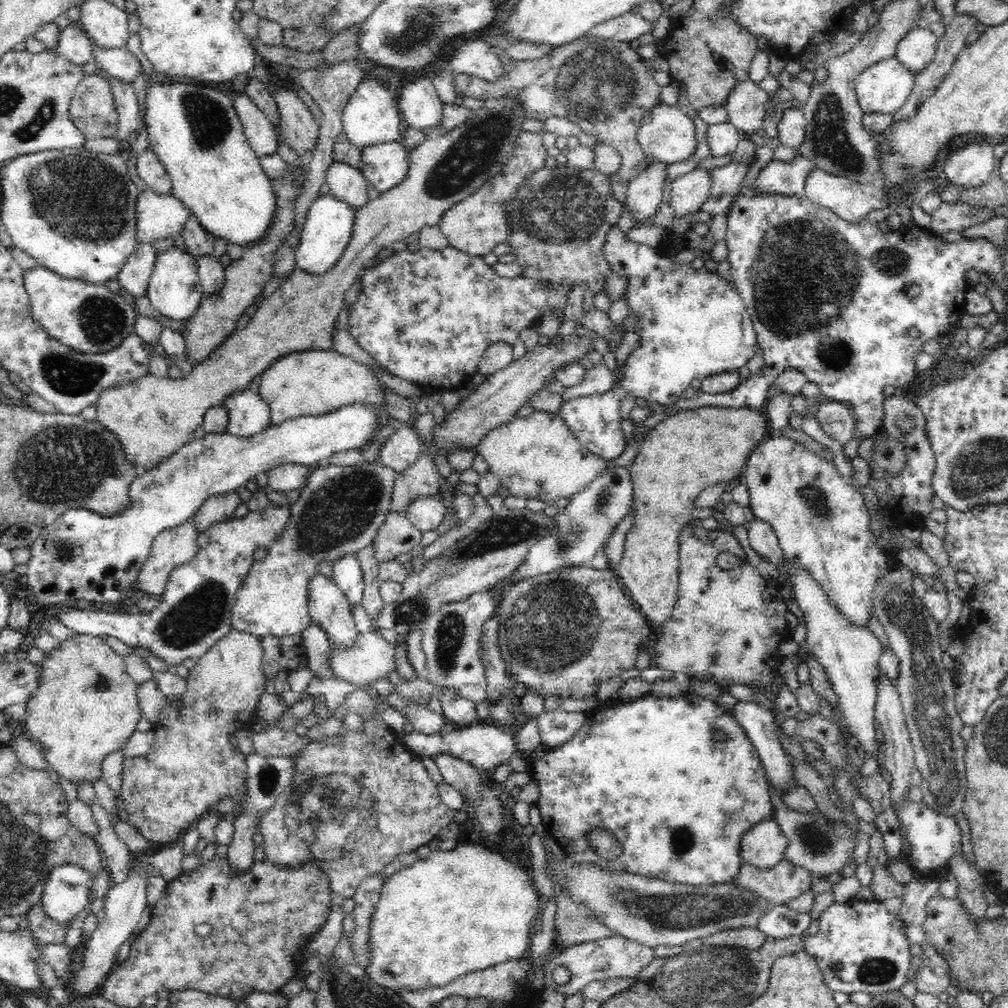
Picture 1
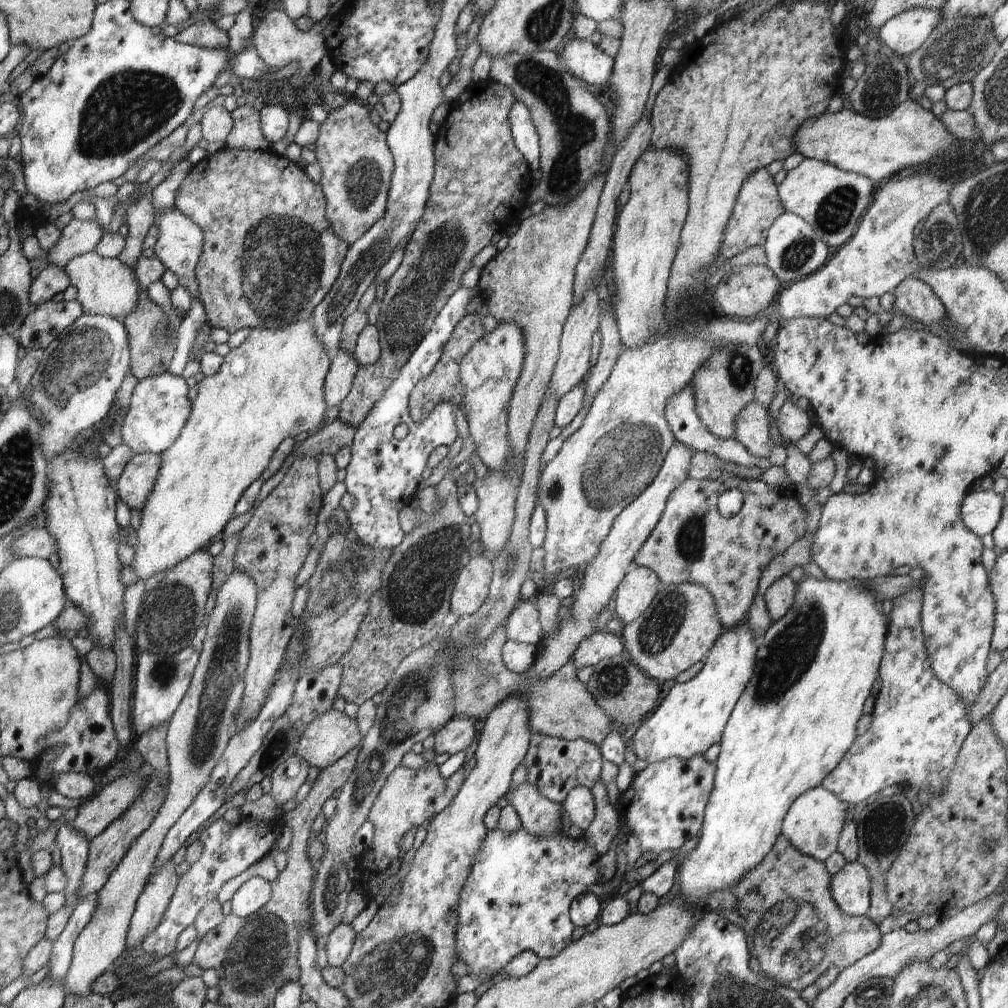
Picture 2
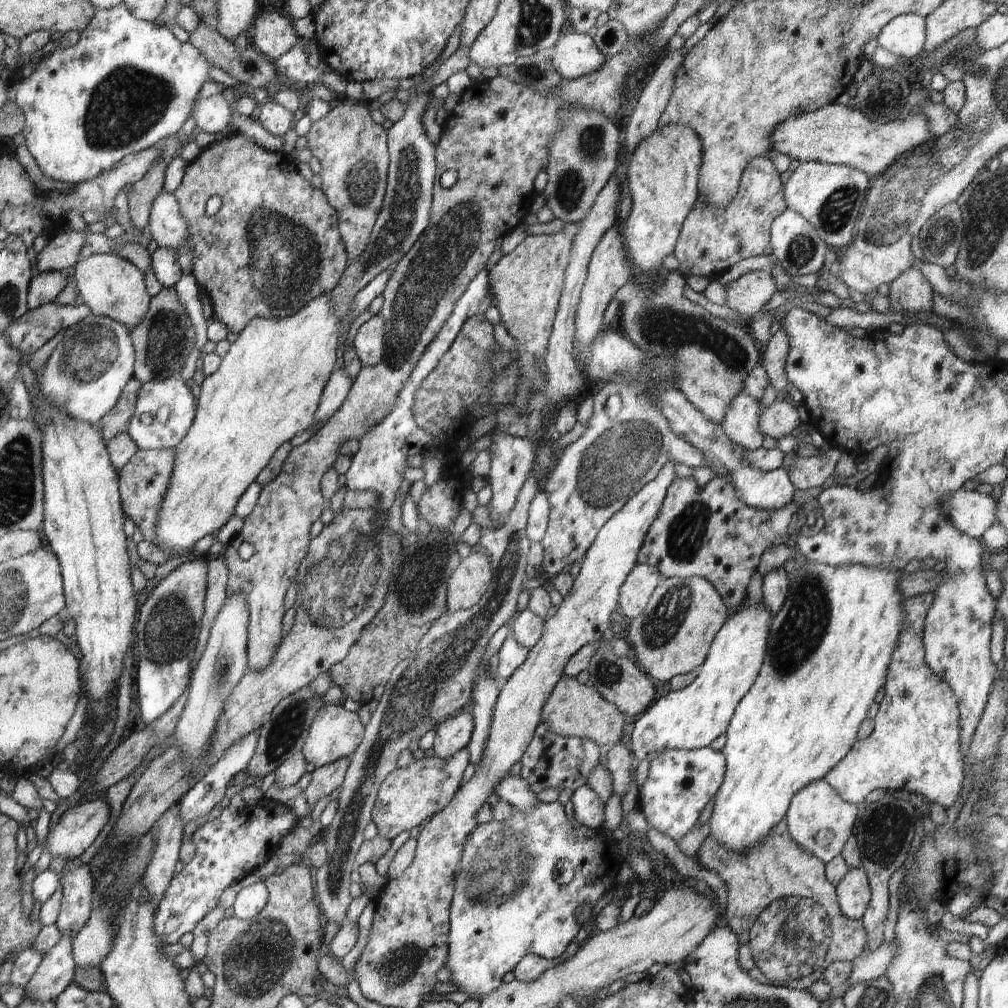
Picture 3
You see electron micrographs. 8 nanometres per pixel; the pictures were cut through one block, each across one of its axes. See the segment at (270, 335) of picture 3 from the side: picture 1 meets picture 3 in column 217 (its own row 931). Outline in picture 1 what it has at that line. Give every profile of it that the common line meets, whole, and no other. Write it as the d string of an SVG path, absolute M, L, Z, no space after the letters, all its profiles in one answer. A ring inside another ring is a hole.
M457 844L454 850L442 852L432 851L426 859L416 860L414 864L400 871L395 872L386 878L378 907L372 916L372 926L370 926L370 949L372 949L372 958L366 968L367 975L370 979L377 982L383 989L391 988L399 991L400 989L418 990L431 986L449 985L455 978L474 972L484 970L485 968L506 962L512 959L520 959L528 954L531 946L531 937L533 935L533 926L539 922L542 914L544 899L536 891L530 871L518 865L517 860L505 857L499 850L489 845L481 844Z

